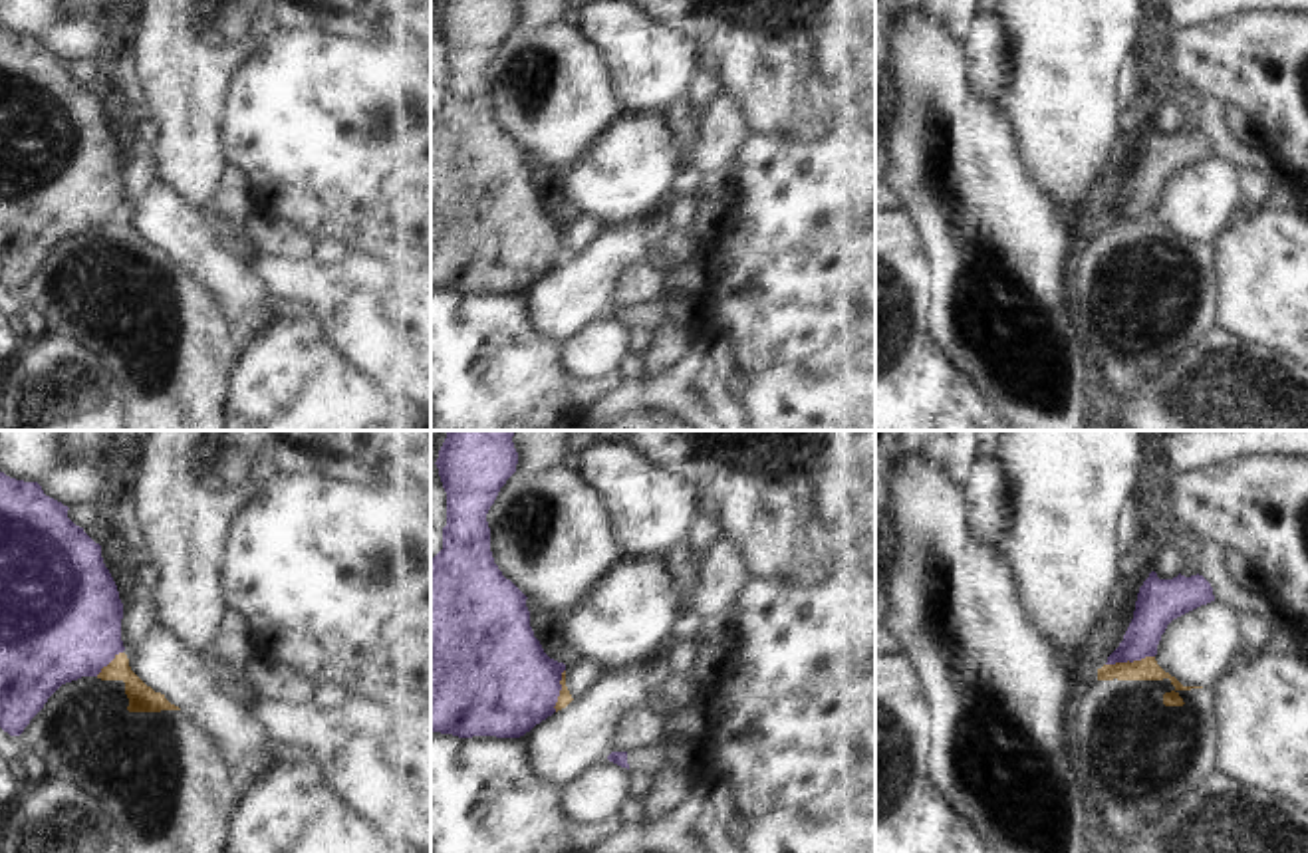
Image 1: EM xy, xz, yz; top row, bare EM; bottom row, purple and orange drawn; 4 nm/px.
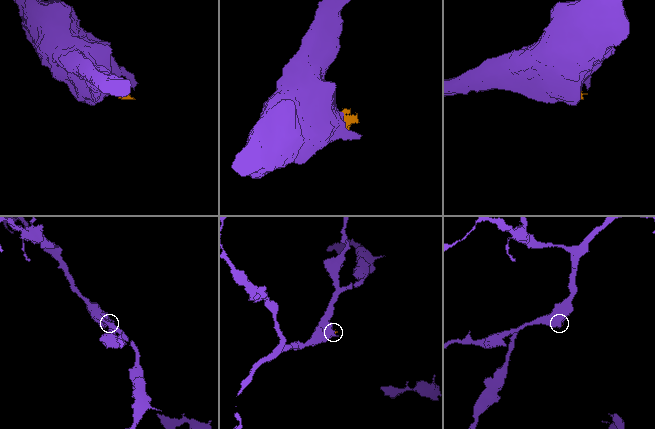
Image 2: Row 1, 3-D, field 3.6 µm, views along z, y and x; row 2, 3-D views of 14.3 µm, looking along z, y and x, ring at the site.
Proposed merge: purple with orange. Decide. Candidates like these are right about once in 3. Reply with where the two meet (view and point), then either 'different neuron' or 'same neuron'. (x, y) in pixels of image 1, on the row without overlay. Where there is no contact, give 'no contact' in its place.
yz (1130, 217) | different neuron

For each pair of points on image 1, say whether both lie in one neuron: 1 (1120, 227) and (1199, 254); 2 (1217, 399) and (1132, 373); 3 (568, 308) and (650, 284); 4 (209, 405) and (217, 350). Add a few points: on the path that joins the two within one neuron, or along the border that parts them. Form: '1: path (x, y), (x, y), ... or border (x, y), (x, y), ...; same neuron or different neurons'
1: path (1140, 246), (1148, 254), (1179, 254); same neuron
2: border (1187, 348), (1156, 379), (1142, 383), (1122, 403); different neurons
3: border (646, 260), (634, 260), (624, 270), (612, 306); different neurons
4: path (209, 391), (209, 364); same neuron

